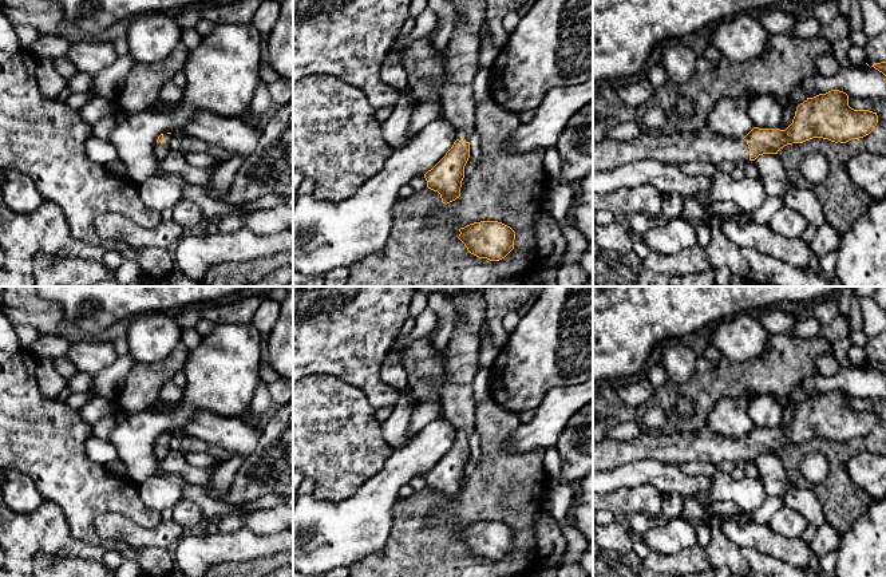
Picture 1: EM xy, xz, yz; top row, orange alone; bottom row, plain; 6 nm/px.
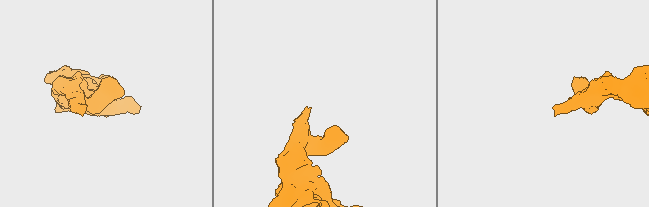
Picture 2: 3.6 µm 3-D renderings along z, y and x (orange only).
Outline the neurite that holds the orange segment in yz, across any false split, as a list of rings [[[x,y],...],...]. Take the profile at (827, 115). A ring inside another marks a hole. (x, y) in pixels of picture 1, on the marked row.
[[[831,90],[800,103],[786,130],[754,127],[744,138],[725,137],[708,129],[657,135],[642,133],[629,142],[604,138],[593,143],[593,171],[644,159],[676,166],[688,162],[719,166],[724,161],[755,161],[759,155],[778,154],[787,145],[812,138],[835,143],[859,139],[869,135],[877,123],[877,112],[854,110],[849,106],[846,92]]]

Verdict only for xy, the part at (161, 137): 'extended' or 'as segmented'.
extended

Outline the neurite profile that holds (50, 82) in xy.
[[[39,59],[36,64],[37,86],[43,96],[58,99],[58,95],[67,87],[67,80],[63,79],[54,66],[54,59]]]

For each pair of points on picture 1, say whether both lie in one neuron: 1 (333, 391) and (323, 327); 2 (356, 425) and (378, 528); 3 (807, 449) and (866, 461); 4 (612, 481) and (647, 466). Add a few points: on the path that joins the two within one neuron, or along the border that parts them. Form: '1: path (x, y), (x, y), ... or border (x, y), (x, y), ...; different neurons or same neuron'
1: border (307, 375), (333, 375), (359, 388); different neurons
2: border (390, 455), (375, 474), (344, 498); different neurons
3: border (853, 454), (847, 463), (847, 473), (862, 486); different neurons
4: path (620, 477), (639, 473); same neuron

